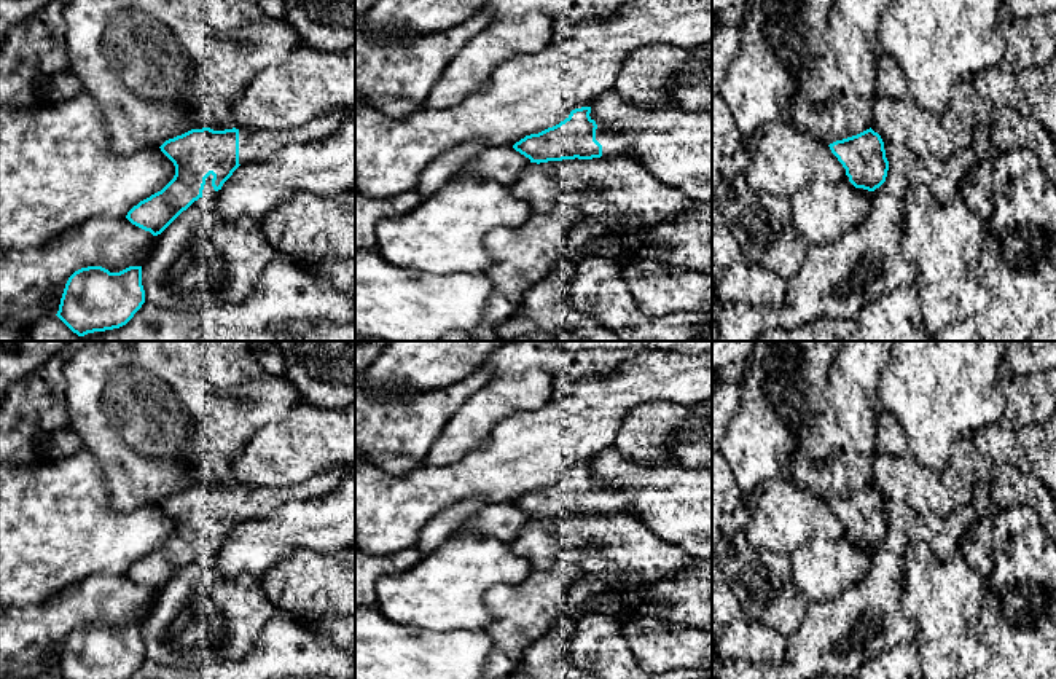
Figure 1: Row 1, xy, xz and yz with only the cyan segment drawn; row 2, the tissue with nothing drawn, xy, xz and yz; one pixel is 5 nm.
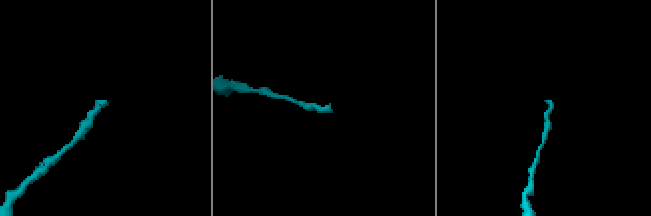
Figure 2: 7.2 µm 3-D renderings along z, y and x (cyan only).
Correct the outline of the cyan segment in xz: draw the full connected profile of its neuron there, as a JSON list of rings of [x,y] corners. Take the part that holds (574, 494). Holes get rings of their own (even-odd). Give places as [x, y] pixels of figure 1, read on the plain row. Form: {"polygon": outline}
{"polygon": [[[591,464],[575,465],[559,481],[526,493],[513,505],[537,521],[575,515],[634,515],[629,493],[599,485],[589,470]]]}

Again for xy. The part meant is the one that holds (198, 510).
{"polygon": [[[347,465],[331,467],[295,486],[202,485],[169,496],[159,505],[175,523],[174,536],[134,563],[126,575],[158,593],[199,555],[217,555],[239,523],[271,516],[290,500],[330,493],[349,470]]]}

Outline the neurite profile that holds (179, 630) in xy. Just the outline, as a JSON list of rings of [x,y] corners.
[[[202,553],[159,591],[142,623],[145,657],[170,668],[212,666],[217,660],[244,658],[274,610],[260,579],[248,574],[228,579],[215,569],[215,555]]]

